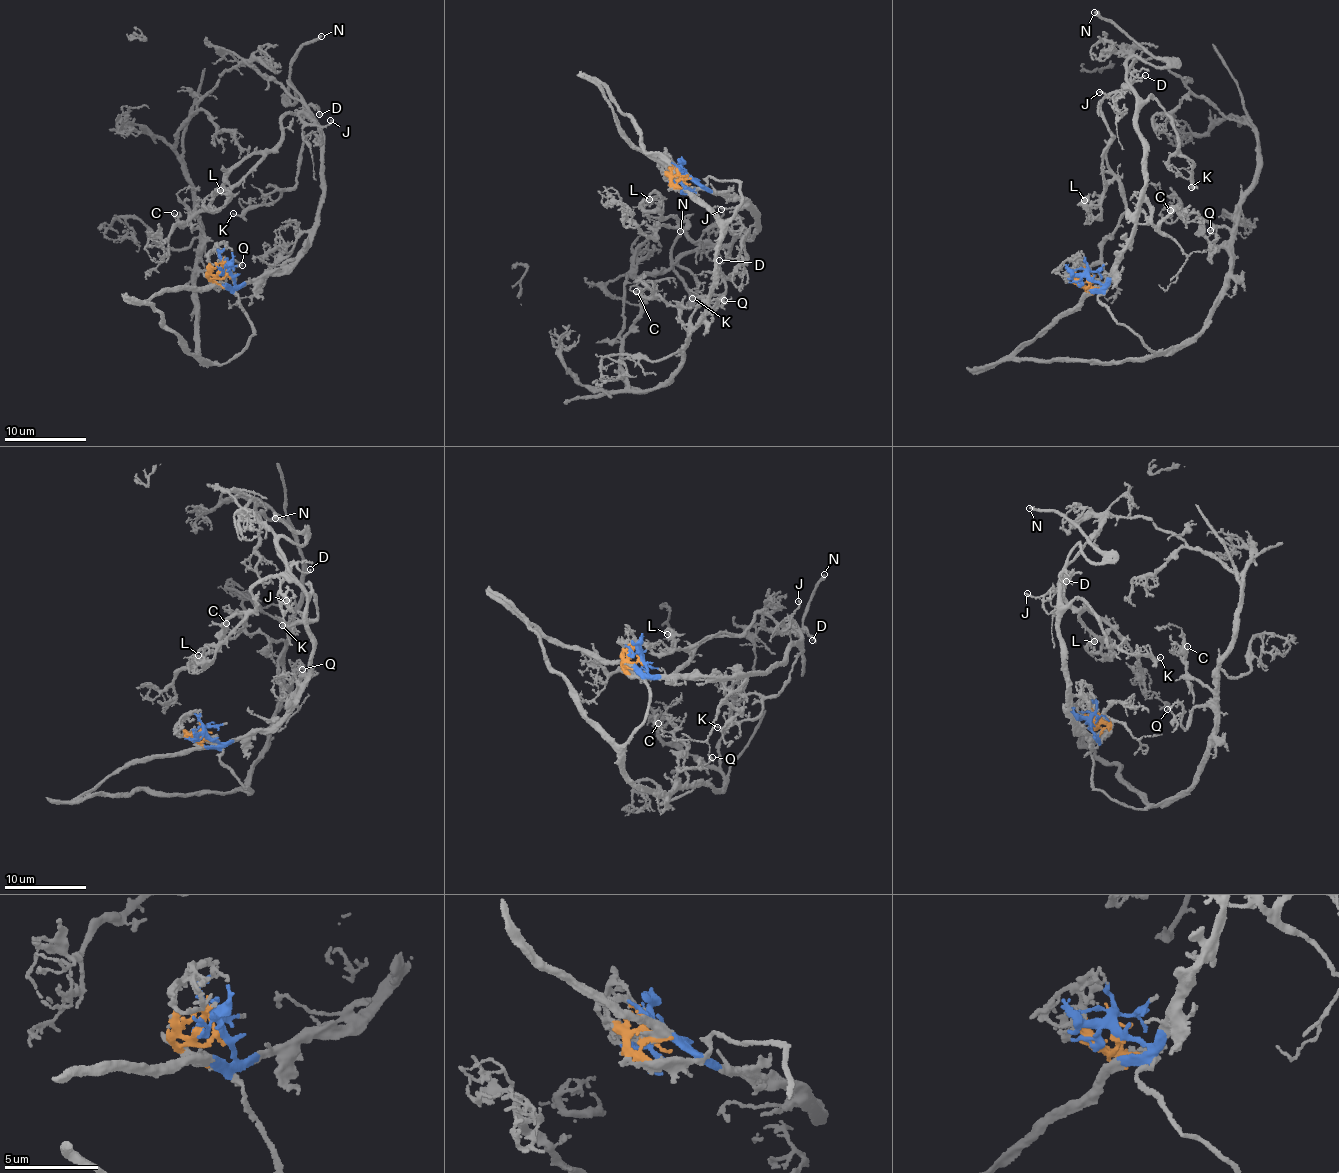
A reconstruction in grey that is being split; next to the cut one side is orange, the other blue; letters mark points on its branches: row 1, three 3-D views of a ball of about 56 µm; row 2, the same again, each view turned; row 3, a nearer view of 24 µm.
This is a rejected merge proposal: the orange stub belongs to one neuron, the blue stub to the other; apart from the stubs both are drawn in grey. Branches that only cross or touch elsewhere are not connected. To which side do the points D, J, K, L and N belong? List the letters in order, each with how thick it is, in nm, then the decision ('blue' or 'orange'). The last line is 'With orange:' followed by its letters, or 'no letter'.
D: 130 nm | blue
J: 170 nm | blue
K: 180 nm | blue
L: 190 nm | blue
N: 280 nm | blue
With orange: no letter

